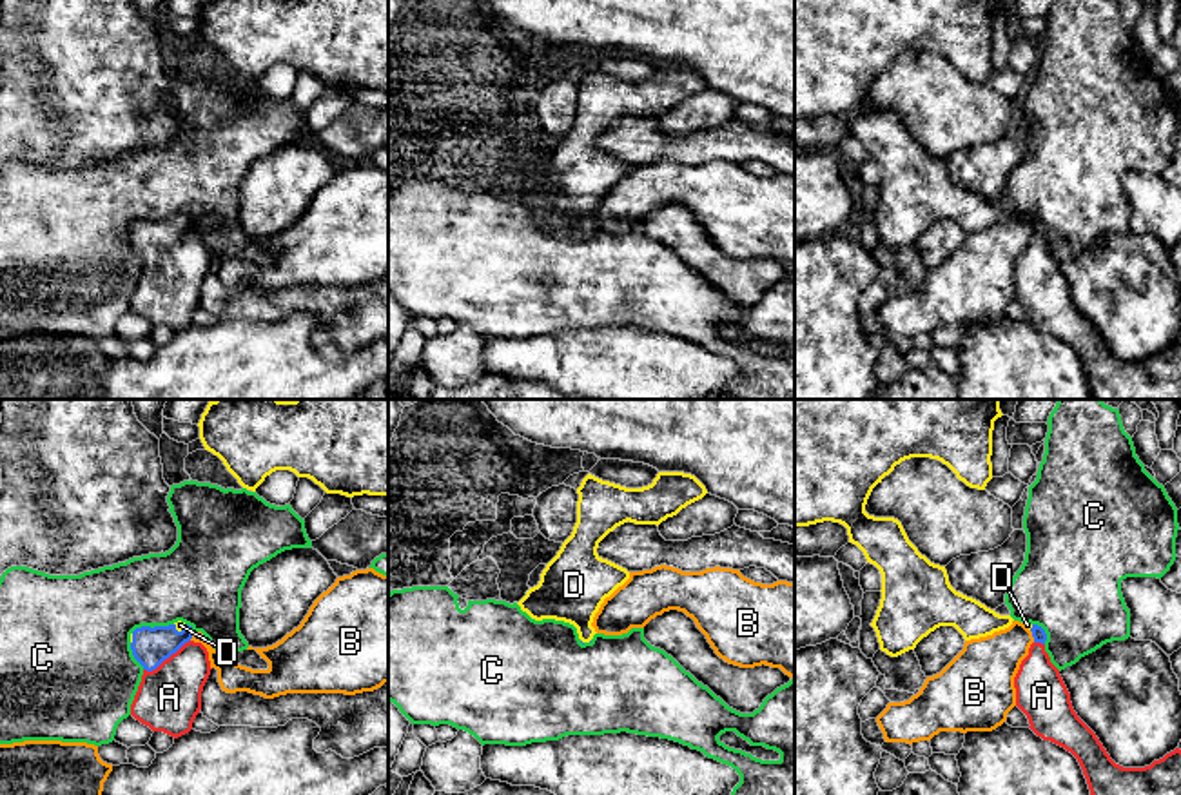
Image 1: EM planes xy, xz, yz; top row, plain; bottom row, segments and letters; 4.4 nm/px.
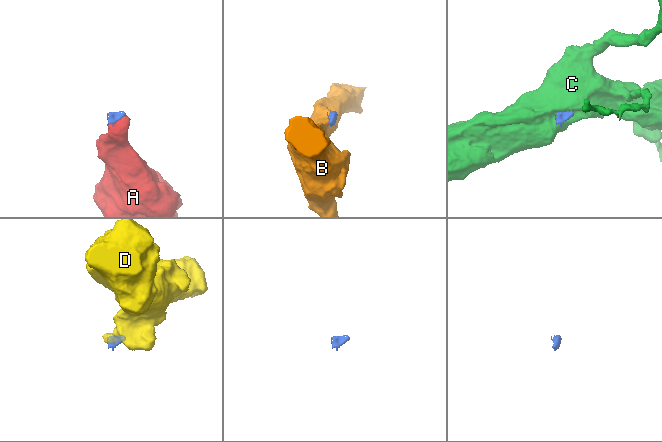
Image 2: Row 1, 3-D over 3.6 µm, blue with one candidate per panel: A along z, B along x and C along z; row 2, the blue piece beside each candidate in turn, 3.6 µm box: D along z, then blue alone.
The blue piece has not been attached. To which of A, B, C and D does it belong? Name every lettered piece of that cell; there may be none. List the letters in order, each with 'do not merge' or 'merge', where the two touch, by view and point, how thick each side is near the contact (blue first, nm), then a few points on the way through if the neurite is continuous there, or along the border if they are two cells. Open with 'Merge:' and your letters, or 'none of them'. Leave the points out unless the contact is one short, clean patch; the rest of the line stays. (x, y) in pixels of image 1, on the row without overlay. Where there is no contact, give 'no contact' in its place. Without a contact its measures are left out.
Merge: A, D
A: merge; contact xy (165, 251); calibres 170 and 280 nm; way xy (151, 240), (165, 251), (169, 291)
B: do not merge; contact yz (1033, 229); calibres 60 and 260 nm; border yz (1029, 224), (1034, 235)
C: do not merge; contact xy (149, 220); calibres 170 and 360 nm; border xy (173, 216), (136, 220), (131, 225)
D: merge; contact xy (182, 224); calibres 170 and 40 nm; way xy (151, 240), (182, 224), (180, 218)

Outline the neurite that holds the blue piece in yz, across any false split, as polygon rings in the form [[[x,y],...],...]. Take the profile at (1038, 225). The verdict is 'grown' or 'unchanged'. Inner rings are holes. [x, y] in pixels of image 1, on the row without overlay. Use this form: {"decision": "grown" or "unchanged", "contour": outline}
{"decision": "grown", "contour": [[[1023,218],[1032,225],[1034,236],[1014,270],[1016,299],[1038,330],[1078,352],[1094,399],[1181,399],[1181,343],[1176,341],[1145,361],[1116,358],[1074,305],[1059,263],[1045,245],[1045,223]]]}

